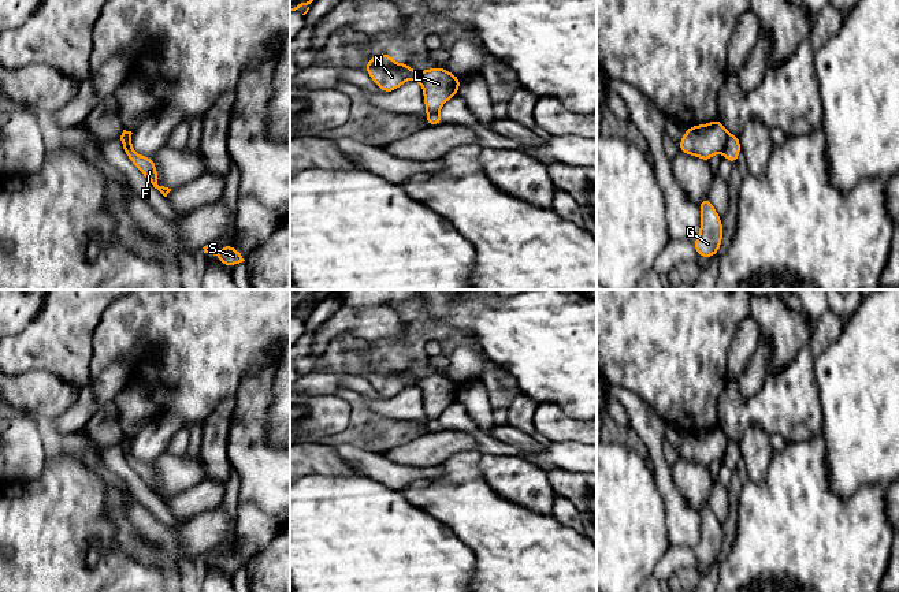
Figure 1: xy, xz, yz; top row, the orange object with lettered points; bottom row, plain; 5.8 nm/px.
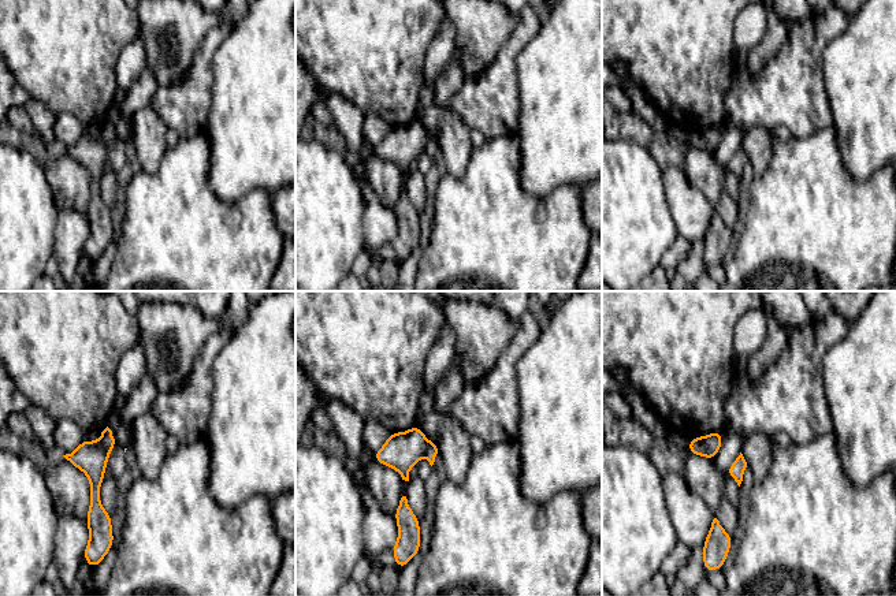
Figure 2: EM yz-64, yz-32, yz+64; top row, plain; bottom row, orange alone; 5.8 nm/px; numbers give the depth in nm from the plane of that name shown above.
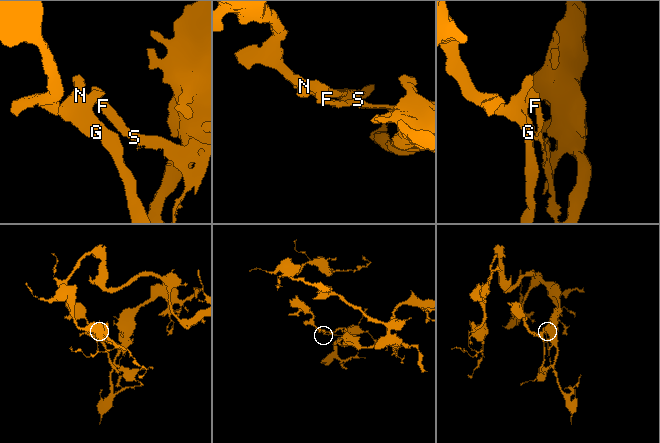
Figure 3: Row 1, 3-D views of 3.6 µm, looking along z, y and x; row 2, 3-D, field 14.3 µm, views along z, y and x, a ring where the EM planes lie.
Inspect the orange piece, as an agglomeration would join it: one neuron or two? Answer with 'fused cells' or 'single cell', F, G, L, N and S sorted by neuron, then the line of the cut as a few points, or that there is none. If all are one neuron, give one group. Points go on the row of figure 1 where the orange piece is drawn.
fused cells | F S / G L N | yz (730, 134), (721, 151)

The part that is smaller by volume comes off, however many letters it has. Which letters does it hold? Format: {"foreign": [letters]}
{"foreign": ["G", "L", "N"]}

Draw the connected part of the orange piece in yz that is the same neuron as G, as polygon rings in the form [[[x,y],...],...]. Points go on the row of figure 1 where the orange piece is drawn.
[[[709,197],[701,200],[698,204],[701,208],[701,230],[692,243],[698,257],[710,258],[720,252],[724,227]]]

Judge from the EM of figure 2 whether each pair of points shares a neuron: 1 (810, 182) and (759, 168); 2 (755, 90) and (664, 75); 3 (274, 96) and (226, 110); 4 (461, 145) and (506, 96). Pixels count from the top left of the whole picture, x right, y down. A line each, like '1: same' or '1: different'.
1: different
2: different
3: same
4: different

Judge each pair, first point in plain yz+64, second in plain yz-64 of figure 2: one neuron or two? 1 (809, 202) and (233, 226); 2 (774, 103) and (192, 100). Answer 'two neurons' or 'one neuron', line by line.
1: one neuron
2: one neuron

